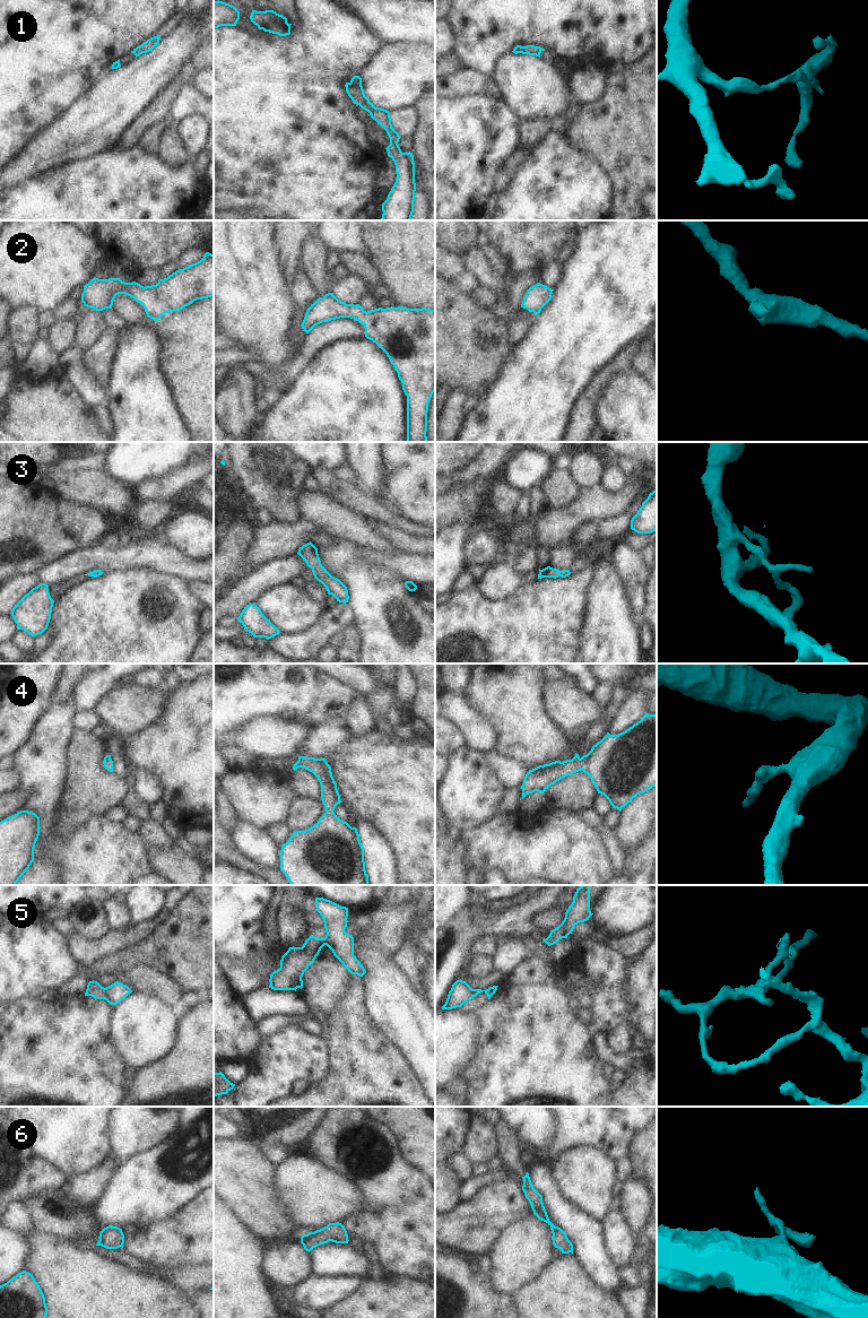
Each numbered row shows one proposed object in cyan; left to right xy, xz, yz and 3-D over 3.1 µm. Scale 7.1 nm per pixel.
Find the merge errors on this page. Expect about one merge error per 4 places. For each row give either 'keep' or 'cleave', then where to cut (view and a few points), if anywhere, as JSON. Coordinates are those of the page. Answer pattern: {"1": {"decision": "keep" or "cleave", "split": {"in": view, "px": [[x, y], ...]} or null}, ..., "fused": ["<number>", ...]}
{"1": {"decision": "keep", "split": null}, "2": {"decision": "keep", "split": null}, "3": {"decision": "keep", "split": null}, "4": {"decision": "keep", "split": null}, "5": {"decision": "cleave", "split": {"in": "xy", "px": [[105, 988], [104, 998]]}}, "6": {"decision": "keep", "split": null}, "fused": ["5"]}

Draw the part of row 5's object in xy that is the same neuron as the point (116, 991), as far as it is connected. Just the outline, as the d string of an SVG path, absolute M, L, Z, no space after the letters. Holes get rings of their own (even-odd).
M115 981L111 986L106 987L104 990L105 1000L111 1005L119 1004L131 992L132 990L128 986L119 981Z

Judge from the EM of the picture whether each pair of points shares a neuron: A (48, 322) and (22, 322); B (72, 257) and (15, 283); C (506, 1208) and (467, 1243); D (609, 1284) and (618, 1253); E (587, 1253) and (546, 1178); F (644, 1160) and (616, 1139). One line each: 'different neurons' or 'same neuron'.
A: different neurons
B: same neuron
C: same neuron
D: different neurons
E: same neuron
F: different neurons

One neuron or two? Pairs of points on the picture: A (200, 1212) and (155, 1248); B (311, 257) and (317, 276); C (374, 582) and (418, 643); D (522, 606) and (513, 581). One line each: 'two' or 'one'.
A: one
B: one
C: one
D: two

